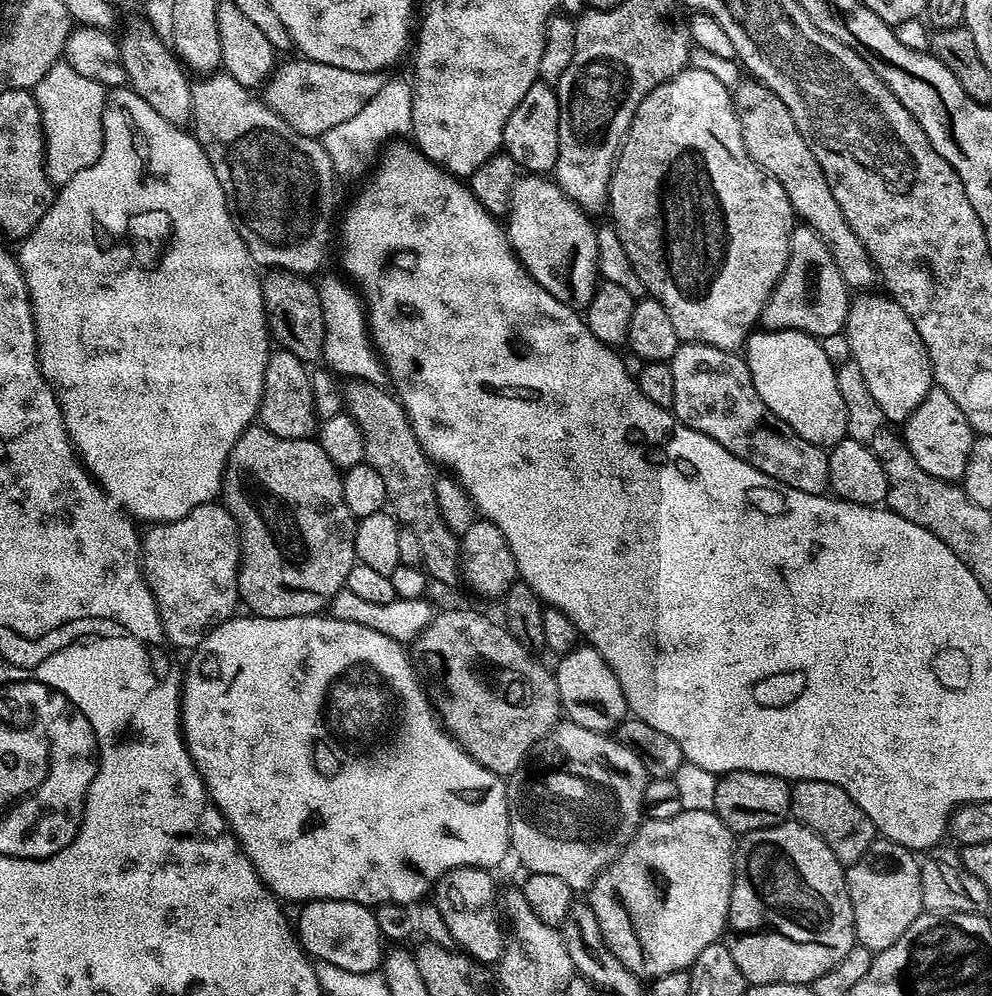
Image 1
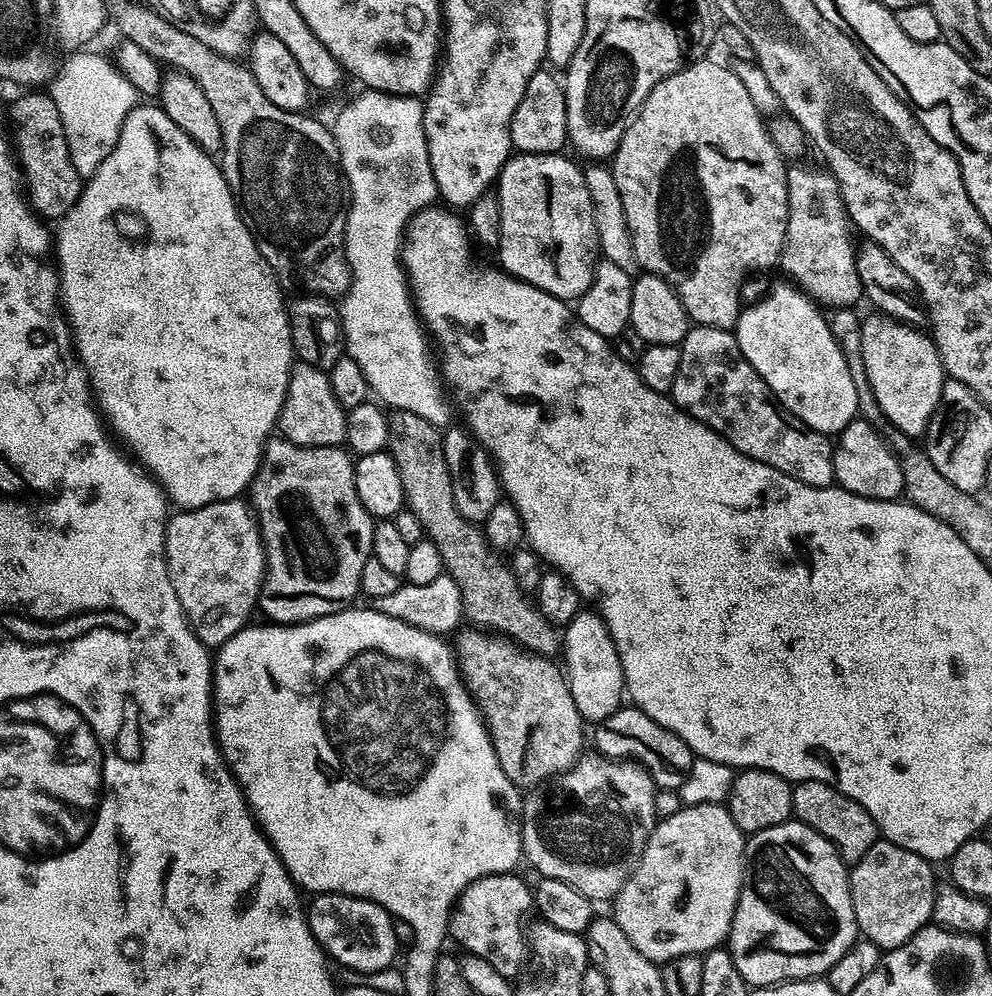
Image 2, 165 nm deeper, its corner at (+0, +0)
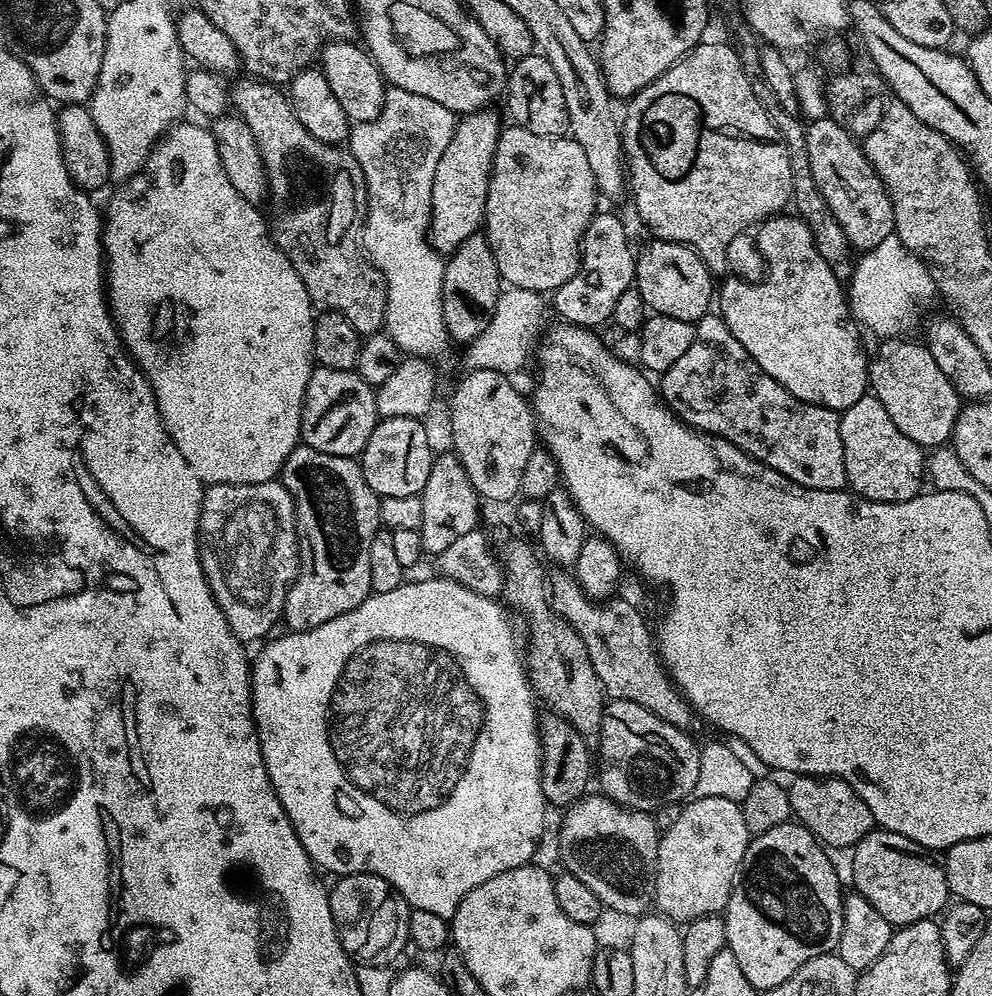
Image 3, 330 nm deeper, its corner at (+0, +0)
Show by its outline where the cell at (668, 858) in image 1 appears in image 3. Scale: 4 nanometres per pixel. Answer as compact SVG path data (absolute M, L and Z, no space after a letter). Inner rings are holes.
M692 798L681 807L678 822L662 832L656 859L656 890L654 904L673 922L715 916L728 907L728 899L738 880L740 863L748 849L750 833L744 821L744 809L730 798Z

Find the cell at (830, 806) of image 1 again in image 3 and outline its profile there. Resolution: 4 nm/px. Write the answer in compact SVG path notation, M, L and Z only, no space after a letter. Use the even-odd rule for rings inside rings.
M796 776L793 781L787 785L792 816L810 829L821 845L848 850L867 832L873 831L874 821L866 802L858 798L845 780L839 780L837 776Z

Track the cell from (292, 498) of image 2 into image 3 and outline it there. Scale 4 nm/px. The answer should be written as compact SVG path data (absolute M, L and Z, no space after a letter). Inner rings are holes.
M303 446L289 454L278 479L296 511L300 557L296 579L288 586L282 620L292 630L322 626L322 622L354 610L372 592L370 550L374 516L364 512L364 508L375 509L378 498L353 457L322 454Z

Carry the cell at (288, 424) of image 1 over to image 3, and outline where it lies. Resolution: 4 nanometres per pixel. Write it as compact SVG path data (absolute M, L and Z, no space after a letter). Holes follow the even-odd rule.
M313 367L310 382L306 386L300 439L303 447L320 450L322 454L359 457L378 422L376 392L354 370L330 370Z

